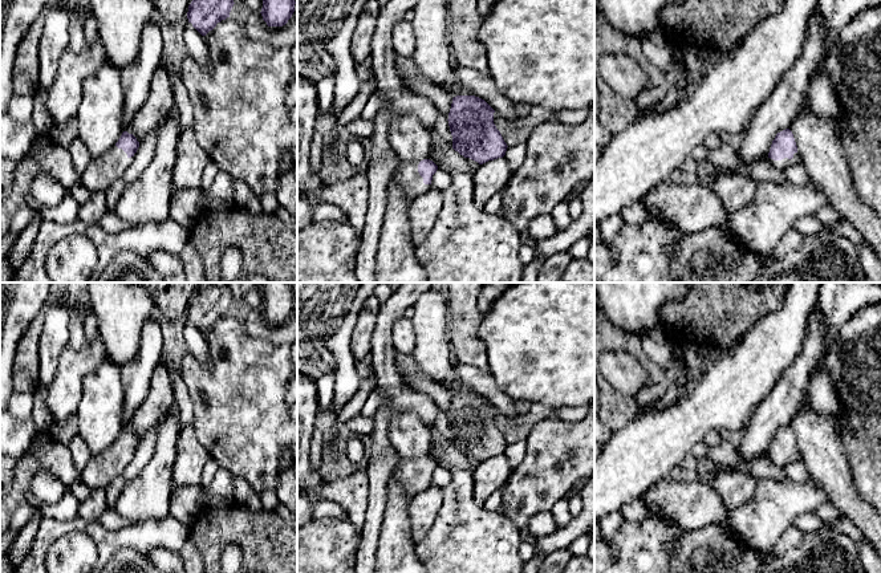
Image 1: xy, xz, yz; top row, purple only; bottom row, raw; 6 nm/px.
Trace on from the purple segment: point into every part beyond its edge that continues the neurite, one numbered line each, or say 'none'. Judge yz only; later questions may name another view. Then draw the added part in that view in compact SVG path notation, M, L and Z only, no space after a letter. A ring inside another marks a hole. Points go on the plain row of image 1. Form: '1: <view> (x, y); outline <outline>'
1: yz (782, 462); outline M795 450L793 451L793 455L792 456L788 456L788 455L784 455L781 458L774 458L770 455L770 459L780 468L784 468L788 463L791 462L797 462L797 460L801 460L801 455L800 455L800 451L799 450Z

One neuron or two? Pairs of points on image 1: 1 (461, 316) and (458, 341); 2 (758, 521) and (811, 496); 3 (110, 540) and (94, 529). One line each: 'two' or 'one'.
1: one
2: one
3: one

